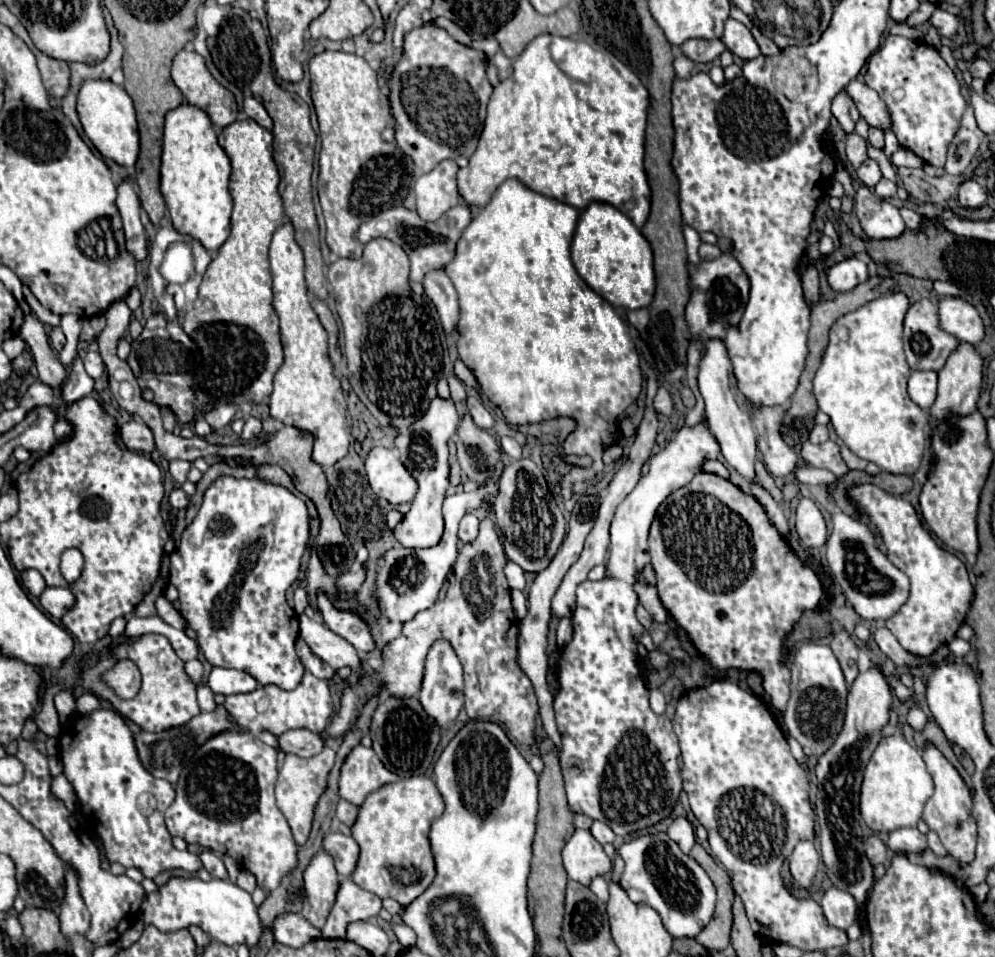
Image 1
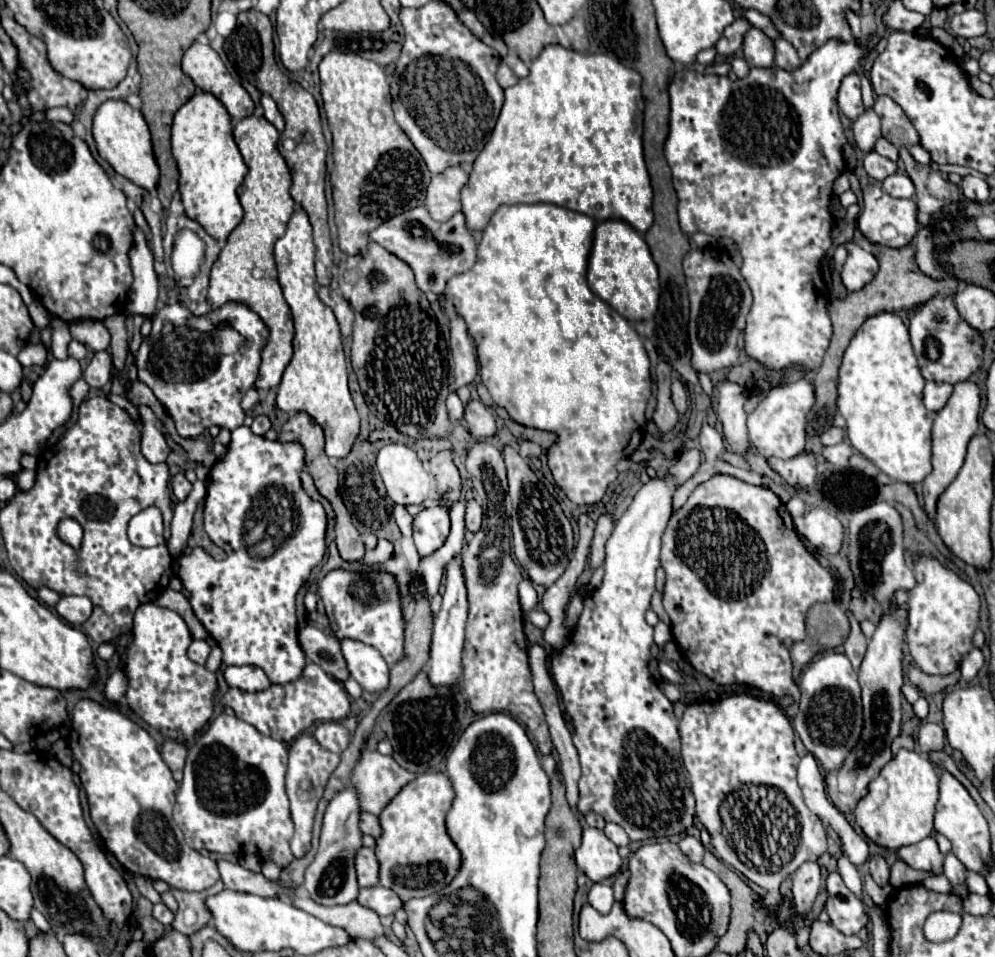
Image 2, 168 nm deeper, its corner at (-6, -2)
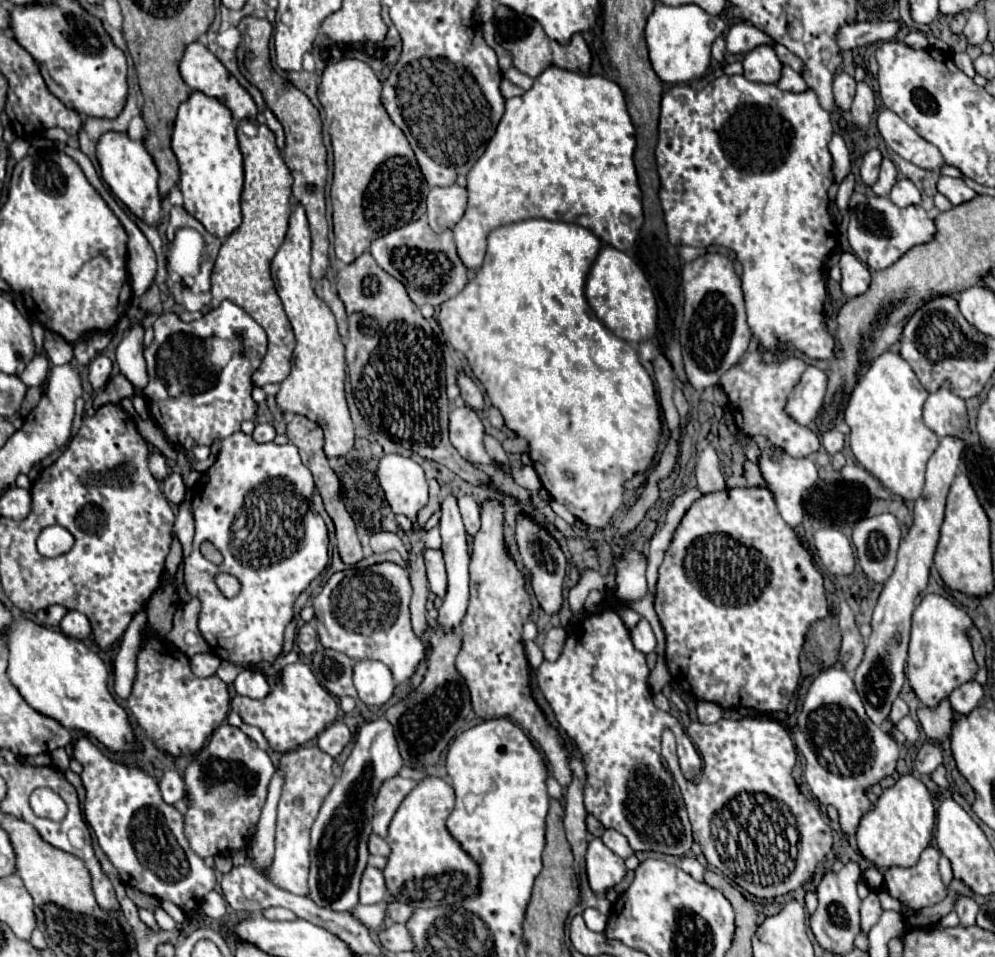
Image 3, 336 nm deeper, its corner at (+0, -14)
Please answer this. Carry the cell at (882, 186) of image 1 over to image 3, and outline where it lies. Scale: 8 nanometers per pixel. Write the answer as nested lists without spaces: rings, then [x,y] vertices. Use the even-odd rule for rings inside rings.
[[[900,178],[890,192],[890,200],[902,208],[912,206],[912,204],[920,204],[920,190],[908,178]]]

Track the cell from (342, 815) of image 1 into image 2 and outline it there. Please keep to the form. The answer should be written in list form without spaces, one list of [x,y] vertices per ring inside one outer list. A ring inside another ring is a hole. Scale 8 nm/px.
[[[360,812],[360,830],[362,834],[370,834],[370,836],[380,836],[380,824],[378,818],[374,814],[368,812]]]

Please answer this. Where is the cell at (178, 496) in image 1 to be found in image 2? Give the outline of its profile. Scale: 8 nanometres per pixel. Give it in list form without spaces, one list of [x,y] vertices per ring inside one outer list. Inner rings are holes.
[[[176,474],[176,476],[172,478],[172,492],[174,492],[174,496],[176,496],[180,502],[184,502],[184,500],[188,498],[188,494],[192,492],[192,484],[186,480],[184,474]]]

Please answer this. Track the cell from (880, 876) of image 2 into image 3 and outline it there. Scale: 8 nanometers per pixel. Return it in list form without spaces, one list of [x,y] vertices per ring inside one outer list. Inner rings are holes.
[[[870,892],[870,894],[862,900],[860,914],[862,914],[862,934],[866,936],[866,934],[870,932],[870,928],[878,922],[880,914],[882,914],[882,906],[880,906],[880,902],[878,902],[876,892]]]

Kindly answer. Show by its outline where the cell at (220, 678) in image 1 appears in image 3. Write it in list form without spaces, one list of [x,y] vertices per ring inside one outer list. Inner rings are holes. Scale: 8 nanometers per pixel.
[[[244,670],[238,674],[238,678],[234,680],[234,688],[240,696],[248,696],[248,698],[264,698],[270,692],[270,686],[266,682],[266,678],[260,672],[254,670]]]

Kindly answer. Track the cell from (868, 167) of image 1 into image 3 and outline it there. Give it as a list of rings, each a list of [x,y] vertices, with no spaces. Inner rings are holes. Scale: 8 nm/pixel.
[[[870,150],[864,154],[862,166],[860,166],[860,176],[862,180],[872,186],[878,180],[878,170],[880,170],[880,162],[882,162],[882,154],[878,150]]]

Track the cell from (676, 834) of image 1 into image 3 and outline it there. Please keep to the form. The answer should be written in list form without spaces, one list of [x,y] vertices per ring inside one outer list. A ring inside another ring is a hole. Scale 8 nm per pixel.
[[[684,856],[682,860],[680,860],[680,868],[684,870],[684,872],[688,872],[694,880],[698,880],[698,882],[704,882],[704,866],[696,860],[696,858],[692,858],[692,856]]]

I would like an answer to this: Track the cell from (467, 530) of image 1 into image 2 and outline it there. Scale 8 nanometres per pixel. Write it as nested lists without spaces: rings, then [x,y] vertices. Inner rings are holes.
[[[468,500],[466,502],[466,530],[468,532],[478,532],[482,524],[482,508],[478,506],[476,500]]]

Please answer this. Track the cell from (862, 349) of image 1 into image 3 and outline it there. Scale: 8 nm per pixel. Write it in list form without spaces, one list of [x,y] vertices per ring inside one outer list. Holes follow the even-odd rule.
[[[884,352],[878,360],[874,360],[868,368],[866,374],[860,376],[858,384],[854,386],[850,394],[850,402],[846,408],[846,424],[852,428],[850,432],[850,448],[856,456],[856,460],[870,472],[874,474],[884,488],[894,492],[896,496],[904,500],[918,500],[924,488],[924,472],[926,472],[926,462],[932,456],[932,452],[938,448],[940,438],[922,422],[922,406],[928,398],[928,392],[924,386],[918,382],[916,374],[912,372],[910,364],[900,358],[896,352]]]

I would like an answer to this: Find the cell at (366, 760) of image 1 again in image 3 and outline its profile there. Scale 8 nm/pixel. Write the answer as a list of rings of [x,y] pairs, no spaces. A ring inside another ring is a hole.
[[[394,776],[394,778],[390,778],[382,784],[378,798],[376,798],[374,818],[372,818],[374,834],[378,834],[380,838],[386,838],[392,816],[396,814],[398,806],[402,804],[402,800],[410,794],[410,790],[414,786],[416,786],[414,780],[408,780],[408,778],[402,778],[402,776]]]

